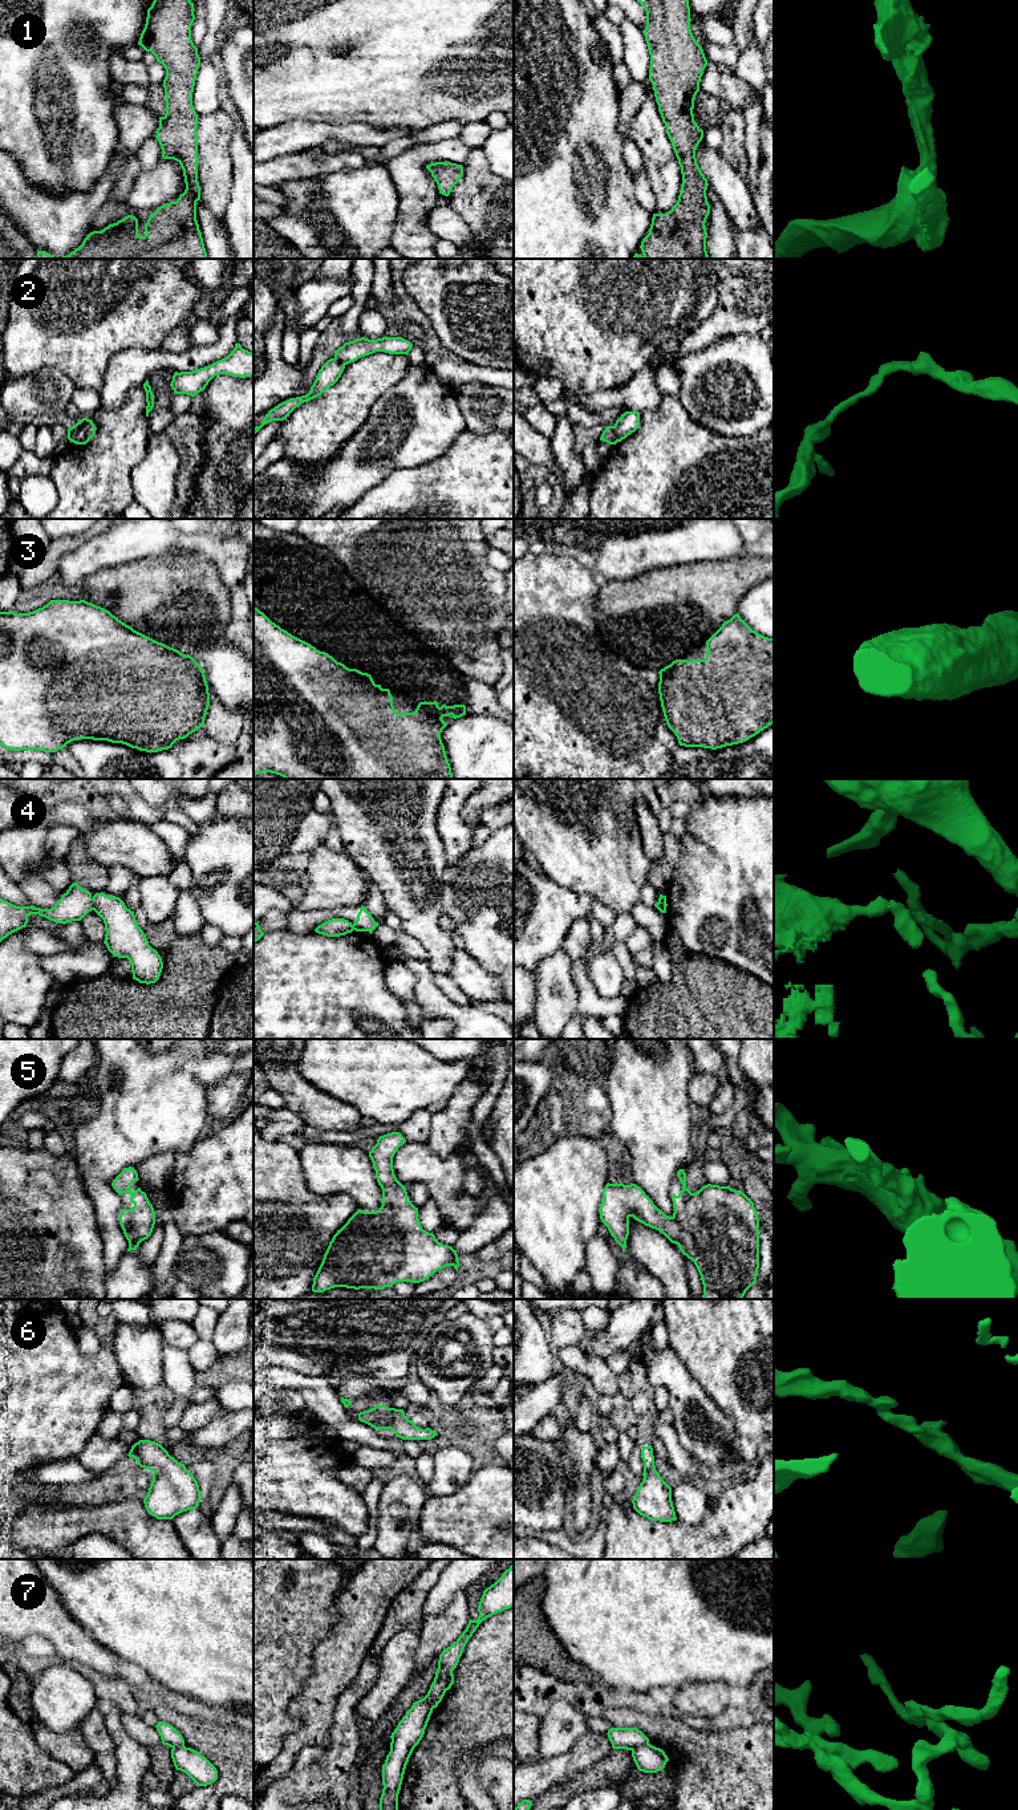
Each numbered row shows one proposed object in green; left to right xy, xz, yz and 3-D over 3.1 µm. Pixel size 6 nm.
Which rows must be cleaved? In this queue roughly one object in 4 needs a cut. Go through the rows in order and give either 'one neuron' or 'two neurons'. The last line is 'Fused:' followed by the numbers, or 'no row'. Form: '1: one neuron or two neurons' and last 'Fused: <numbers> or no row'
1: one neuron
2: two neurons
3: one neuron
4: two neurons
5: one neuron
6: one neuron
7: two neurons
Fused: 2, 4, 7

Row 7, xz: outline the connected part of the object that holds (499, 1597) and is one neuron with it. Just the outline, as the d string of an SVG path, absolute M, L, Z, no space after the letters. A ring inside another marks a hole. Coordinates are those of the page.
M514 1563L494 1584L483 1591L478 1606L478 1619L470 1619L462 1635L442 1651L434 1680L441 1679L457 1668L469 1639L483 1620L511 1607L514 1607Z

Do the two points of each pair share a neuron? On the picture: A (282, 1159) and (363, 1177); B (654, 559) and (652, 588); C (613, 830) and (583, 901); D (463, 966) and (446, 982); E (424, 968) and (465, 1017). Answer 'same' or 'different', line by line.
A: different
B: different
C: different
D: different
E: same

